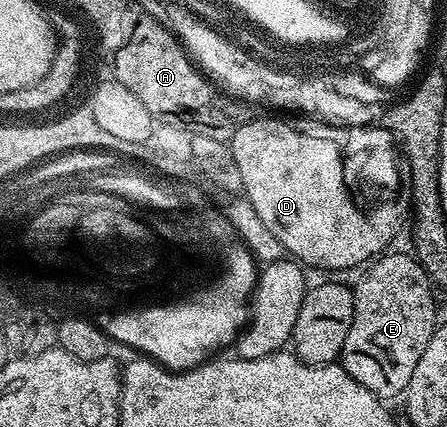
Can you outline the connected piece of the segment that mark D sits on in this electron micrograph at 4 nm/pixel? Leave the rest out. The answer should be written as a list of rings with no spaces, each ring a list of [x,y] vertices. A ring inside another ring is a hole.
[[[256,115],[252,121],[244,124],[237,124],[232,130],[230,138],[234,163],[238,163],[238,175],[242,175],[242,193],[249,201],[254,211],[259,211],[263,217],[265,230],[285,249],[289,258],[300,262],[301,266],[309,267],[313,265],[316,269],[352,269],[355,265],[363,266],[371,262],[377,255],[383,254],[389,248],[391,240],[394,239],[397,232],[402,229],[400,223],[400,213],[392,205],[384,205],[381,209],[372,209],[369,213],[363,213],[358,206],[352,202],[352,197],[348,194],[348,189],[344,186],[344,177],[346,178],[345,158],[342,156],[342,149],[336,141],[327,141],[326,139],[314,139],[313,136],[302,135],[295,124],[287,125],[284,121],[275,121],[272,117],[262,117]]]

